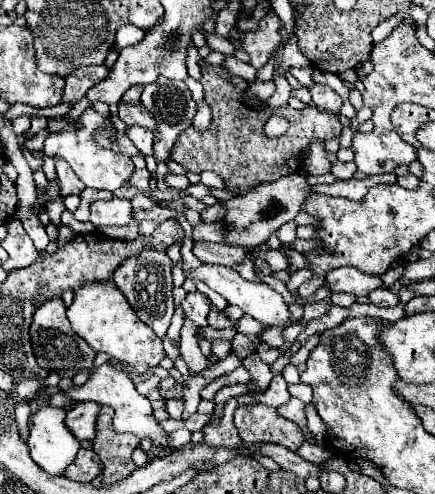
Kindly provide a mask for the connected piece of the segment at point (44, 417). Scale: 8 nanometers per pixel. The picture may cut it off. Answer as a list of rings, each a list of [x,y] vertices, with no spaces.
[[[40,386],[34,394],[34,398],[30,402],[42,402],[38,404],[38,410],[32,412],[30,416],[30,436],[28,436],[28,446],[30,446],[30,456],[32,460],[46,470],[48,474],[62,474],[66,470],[66,466],[76,458],[76,452],[80,448],[80,442],[76,436],[72,436],[72,432],[68,432],[64,418],[66,418],[66,408],[62,406],[50,406],[50,394],[46,392],[48,386]]]

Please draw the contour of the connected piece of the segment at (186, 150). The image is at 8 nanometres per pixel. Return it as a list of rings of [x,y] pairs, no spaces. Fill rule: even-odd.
[[[202,66],[200,82],[204,86],[206,102],[212,108],[212,124],[206,132],[198,132],[194,128],[184,130],[170,156],[186,170],[192,170],[192,166],[196,166],[196,172],[216,172],[226,182],[226,190],[234,192],[236,196],[250,192],[250,188],[256,188],[262,182],[274,182],[288,174],[296,174],[302,166],[302,154],[314,140],[326,140],[332,136],[340,136],[342,132],[342,124],[334,114],[318,110],[314,106],[306,106],[302,110],[294,110],[290,106],[280,110],[260,110],[244,104],[240,100],[242,92],[246,90],[242,88],[242,78],[228,74],[220,66]],[[272,112],[282,114],[290,122],[290,130],[280,138],[268,138],[264,134],[264,124]]]

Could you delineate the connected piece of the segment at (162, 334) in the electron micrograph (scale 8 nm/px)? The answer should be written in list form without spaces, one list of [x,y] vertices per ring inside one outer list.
[[[144,248],[144,252],[138,252],[138,254],[126,258],[124,264],[122,264],[122,268],[118,268],[118,270],[114,272],[112,280],[114,280],[114,284],[126,294],[126,298],[128,298],[130,306],[136,310],[138,318],[140,318],[144,324],[148,324],[160,340],[164,340],[164,338],[166,338],[166,332],[168,332],[168,326],[170,326],[170,320],[172,320],[172,314],[174,314],[174,298],[172,298],[172,260],[168,258],[168,254],[166,254],[166,252],[156,252],[154,248]]]

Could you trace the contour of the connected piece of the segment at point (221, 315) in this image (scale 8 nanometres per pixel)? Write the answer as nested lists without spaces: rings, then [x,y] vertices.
[[[210,304],[210,316],[208,316],[208,326],[212,328],[236,328],[238,320],[232,320],[226,316],[224,310],[218,310],[214,304]]]

